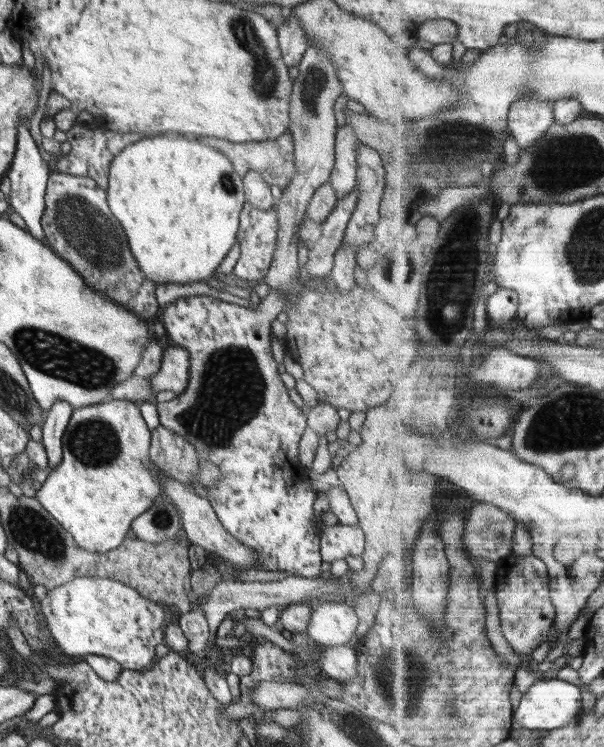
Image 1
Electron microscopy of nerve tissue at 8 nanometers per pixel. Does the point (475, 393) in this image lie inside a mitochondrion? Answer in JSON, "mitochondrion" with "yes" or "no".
{"mitochondrion":"no"}

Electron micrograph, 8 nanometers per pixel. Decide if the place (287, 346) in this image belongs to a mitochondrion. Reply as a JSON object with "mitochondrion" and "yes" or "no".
{"mitochondrion":"no"}

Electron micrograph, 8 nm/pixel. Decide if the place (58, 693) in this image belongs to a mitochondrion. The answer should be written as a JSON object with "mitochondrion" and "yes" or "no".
{"mitochondrion":"no"}

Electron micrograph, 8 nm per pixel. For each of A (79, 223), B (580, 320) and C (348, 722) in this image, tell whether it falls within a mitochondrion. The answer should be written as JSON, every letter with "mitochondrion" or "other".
{"A":"mitochondrion","B":"other","C":"mitochondrion"}

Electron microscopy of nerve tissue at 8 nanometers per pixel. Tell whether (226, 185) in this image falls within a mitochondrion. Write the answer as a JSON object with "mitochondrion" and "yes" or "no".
{"mitochondrion":"yes"}

